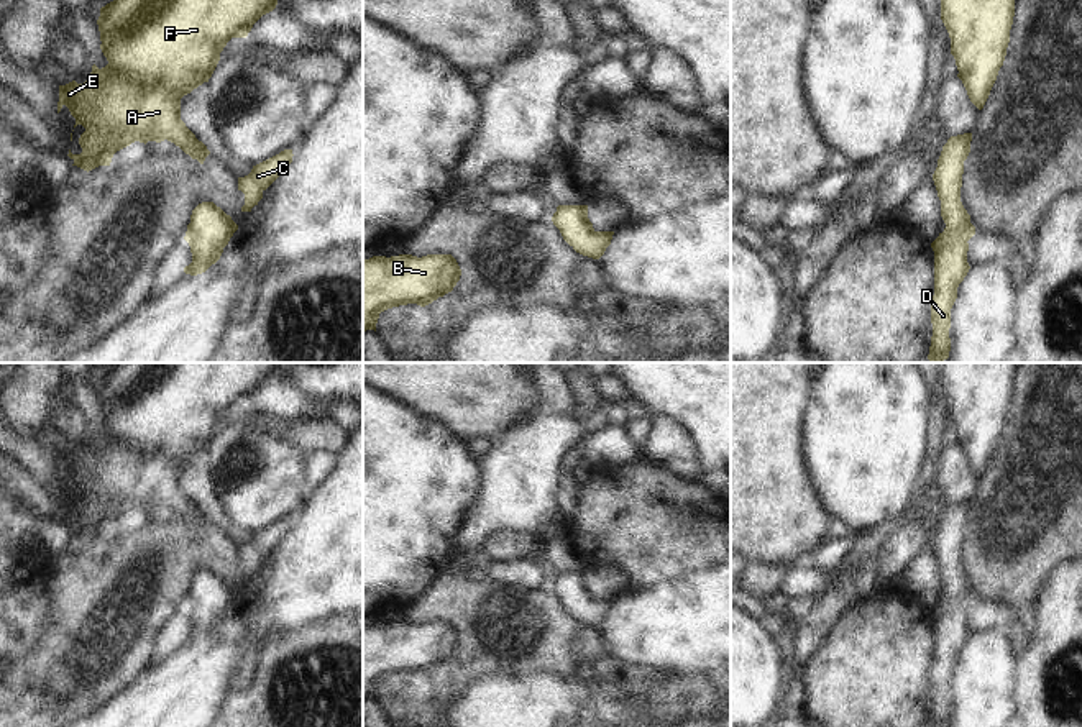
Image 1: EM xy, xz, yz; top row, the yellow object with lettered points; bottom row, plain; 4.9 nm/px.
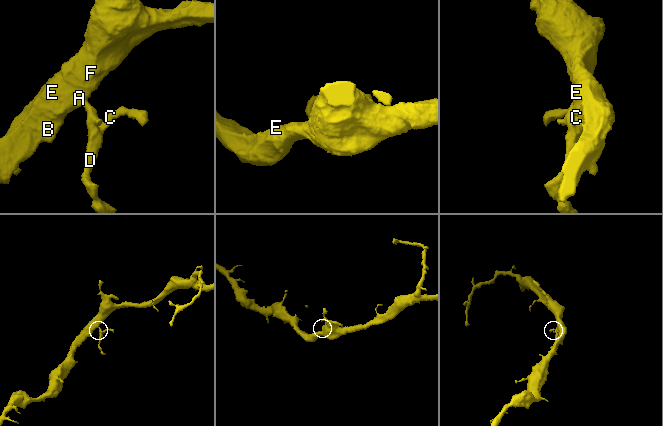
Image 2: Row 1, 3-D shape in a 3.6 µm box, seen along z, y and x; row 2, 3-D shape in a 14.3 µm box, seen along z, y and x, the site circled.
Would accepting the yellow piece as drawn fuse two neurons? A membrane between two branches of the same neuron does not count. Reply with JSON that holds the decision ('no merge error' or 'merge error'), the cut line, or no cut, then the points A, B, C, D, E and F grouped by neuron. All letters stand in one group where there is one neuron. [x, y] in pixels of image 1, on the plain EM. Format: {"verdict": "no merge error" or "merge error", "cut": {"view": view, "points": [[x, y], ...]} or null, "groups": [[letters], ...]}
{"verdict": "no merge error", "cut": null, "groups": [["A", "B", "C", "D", "E", "F"]]}

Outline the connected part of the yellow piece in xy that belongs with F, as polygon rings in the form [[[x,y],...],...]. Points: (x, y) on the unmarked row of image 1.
[[[120,363],[102,374],[97,392],[100,417],[108,432],[102,437],[94,432],[84,451],[72,448],[59,453],[57,481],[66,473],[76,486],[74,496],[77,492],[85,496],[79,505],[82,520],[72,522],[69,517],[72,533],[89,540],[99,533],[110,533],[113,522],[135,509],[146,512],[164,507],[204,532],[210,519],[181,487],[181,466],[209,450],[227,410],[232,405],[246,405],[253,392],[276,373],[277,363]]]

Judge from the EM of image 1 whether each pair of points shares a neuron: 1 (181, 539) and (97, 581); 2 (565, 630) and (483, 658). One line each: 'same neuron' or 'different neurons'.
1: same neuron
2: same neuron

